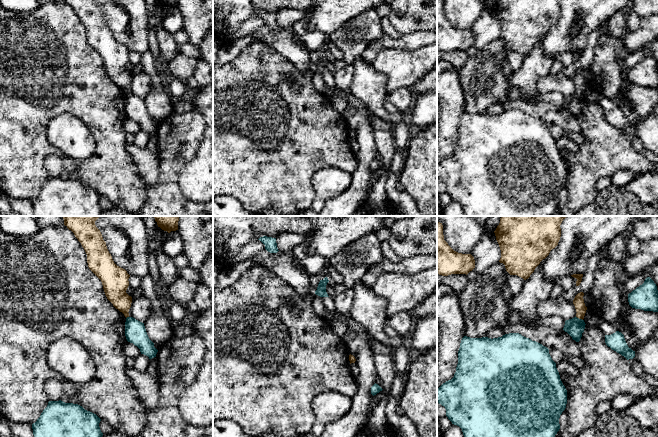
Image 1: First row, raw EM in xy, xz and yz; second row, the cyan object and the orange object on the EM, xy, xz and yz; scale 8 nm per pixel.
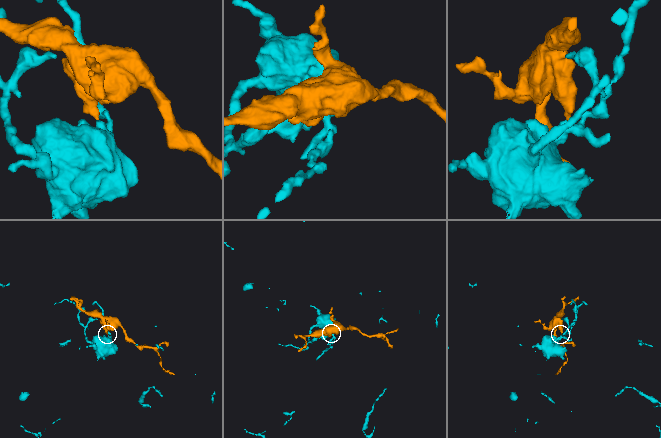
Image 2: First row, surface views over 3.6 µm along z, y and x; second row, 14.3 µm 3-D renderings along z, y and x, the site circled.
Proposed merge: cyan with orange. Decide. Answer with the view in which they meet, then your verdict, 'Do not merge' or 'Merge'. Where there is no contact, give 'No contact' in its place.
Touches cyan in yz. Do not merge

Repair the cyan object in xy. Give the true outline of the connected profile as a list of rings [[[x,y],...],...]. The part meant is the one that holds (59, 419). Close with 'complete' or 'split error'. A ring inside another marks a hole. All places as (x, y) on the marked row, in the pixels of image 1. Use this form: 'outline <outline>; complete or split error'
outline [[[49,401],[32,429],[34,437],[102,437],[100,421],[78,404]]]; complete

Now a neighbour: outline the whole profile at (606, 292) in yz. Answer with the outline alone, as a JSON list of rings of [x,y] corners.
[[[600,260],[589,292],[593,298],[590,309],[601,320],[613,324],[620,312],[621,298],[621,288],[616,280],[616,263],[613,260]]]

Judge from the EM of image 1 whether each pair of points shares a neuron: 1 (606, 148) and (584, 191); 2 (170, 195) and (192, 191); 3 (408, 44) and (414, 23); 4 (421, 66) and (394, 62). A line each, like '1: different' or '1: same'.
1: same
2: different
3: different
4: same

